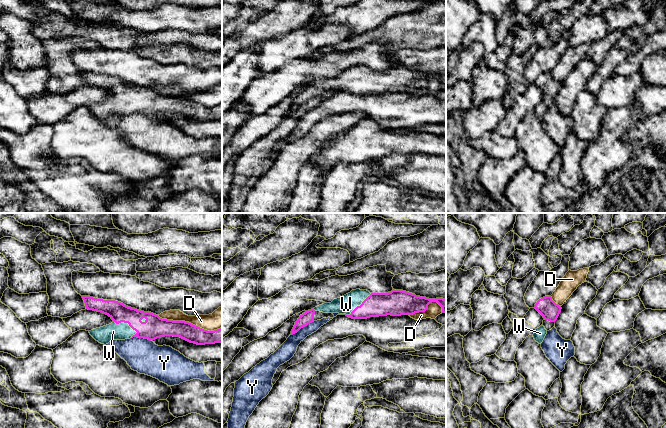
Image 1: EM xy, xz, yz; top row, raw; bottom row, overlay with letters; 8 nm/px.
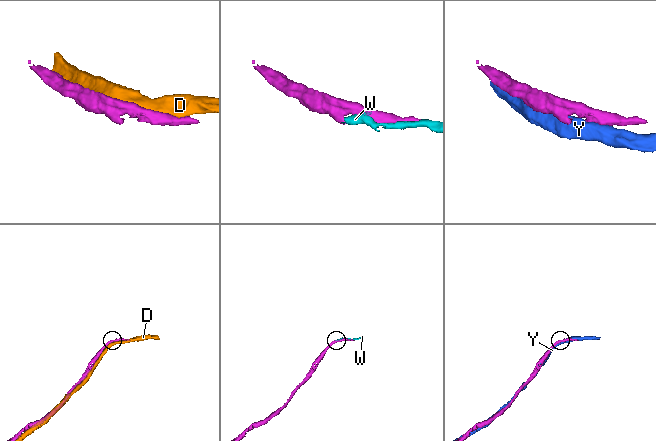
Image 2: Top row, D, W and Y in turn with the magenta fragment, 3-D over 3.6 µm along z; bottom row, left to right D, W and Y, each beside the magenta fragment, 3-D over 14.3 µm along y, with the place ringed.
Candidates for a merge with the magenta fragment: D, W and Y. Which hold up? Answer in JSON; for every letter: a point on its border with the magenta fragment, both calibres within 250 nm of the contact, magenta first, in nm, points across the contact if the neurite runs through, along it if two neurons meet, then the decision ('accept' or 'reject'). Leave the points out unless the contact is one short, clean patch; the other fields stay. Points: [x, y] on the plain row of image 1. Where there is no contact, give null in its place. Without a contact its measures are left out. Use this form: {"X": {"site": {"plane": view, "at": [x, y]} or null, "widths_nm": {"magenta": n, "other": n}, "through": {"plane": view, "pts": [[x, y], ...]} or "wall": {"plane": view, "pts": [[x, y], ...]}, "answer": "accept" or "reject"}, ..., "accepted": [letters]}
{"D": {"site": {"plane": "xy", "at": [188, 98]}, "widths_nm": {"magenta": 160, "other": 150}, "answer": "reject"}, "W": {"site": {"plane": "xz", "at": [355, 84]}, "widths_nm": {"magenta": 190, "other": 150}, "answer": "accept"}, "Y": {"site": {"plane": "xz", "at": [302, 103]}, "widths_nm": {"magenta": 100, "other": 140}, "answer": "reject"}, "accepted": ["W"]}

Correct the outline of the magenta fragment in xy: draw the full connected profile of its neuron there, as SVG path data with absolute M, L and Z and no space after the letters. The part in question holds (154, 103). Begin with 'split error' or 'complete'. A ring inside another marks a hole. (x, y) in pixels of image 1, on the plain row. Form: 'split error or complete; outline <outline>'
split error; outline M82 72L86 85L108 91L113 98L89 107L101 120L111 116L125 116L133 113L155 116L160 113L180 113L197 121L222 119L222 104L207 107L185 97L162 95L151 88L128 83L115 76L103 76Z

